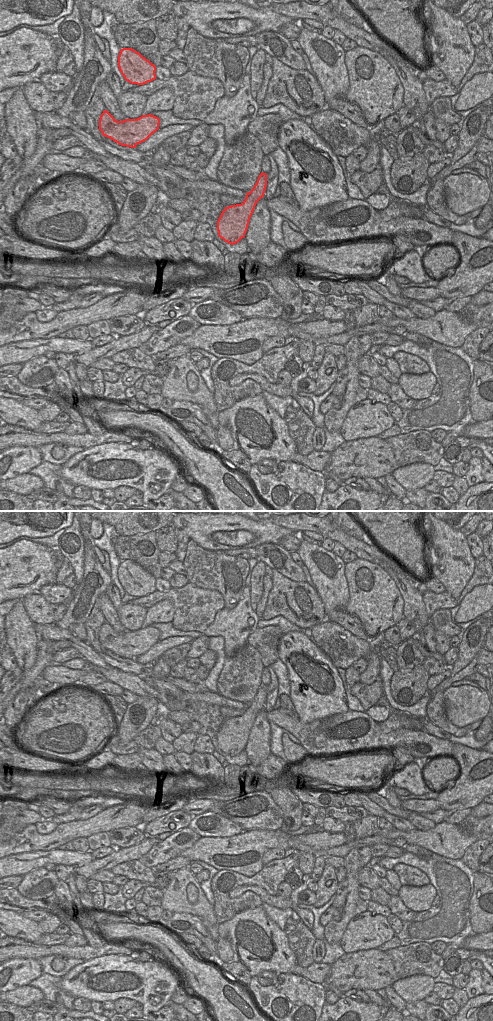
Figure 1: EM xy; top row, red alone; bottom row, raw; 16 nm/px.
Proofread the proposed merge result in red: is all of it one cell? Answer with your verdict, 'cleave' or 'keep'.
keep

